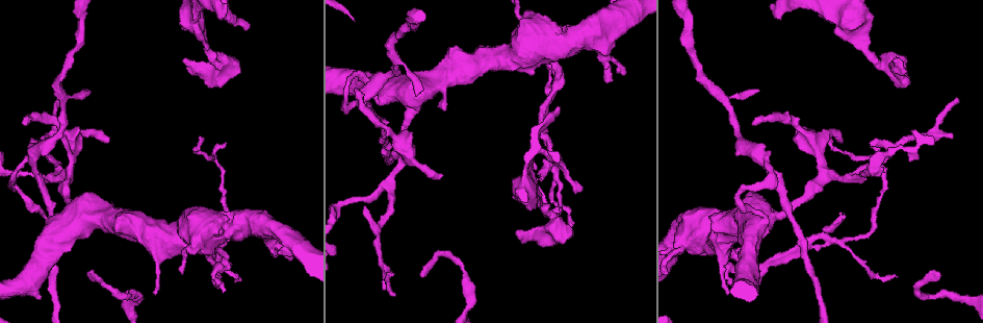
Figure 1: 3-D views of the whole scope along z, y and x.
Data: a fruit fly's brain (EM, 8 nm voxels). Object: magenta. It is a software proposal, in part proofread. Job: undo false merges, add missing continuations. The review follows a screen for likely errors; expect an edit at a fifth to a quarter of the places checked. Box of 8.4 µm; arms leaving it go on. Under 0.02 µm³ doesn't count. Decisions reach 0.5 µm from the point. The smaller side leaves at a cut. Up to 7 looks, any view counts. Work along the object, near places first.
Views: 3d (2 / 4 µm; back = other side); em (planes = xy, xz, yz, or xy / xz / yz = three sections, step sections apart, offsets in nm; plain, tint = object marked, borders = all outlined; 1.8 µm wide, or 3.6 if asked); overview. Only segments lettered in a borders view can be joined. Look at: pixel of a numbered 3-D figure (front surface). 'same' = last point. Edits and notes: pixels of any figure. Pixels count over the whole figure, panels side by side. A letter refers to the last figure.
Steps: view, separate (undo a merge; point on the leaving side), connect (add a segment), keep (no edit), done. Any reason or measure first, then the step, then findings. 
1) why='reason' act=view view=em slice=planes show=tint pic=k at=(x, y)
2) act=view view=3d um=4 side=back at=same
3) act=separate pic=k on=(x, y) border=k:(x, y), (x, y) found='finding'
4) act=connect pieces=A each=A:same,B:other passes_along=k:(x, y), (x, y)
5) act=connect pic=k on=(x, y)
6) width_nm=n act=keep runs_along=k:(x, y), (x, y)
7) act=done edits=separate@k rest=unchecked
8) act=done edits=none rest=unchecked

act=view view=em slice=planes show=borders pic=1 at=(421, 277)

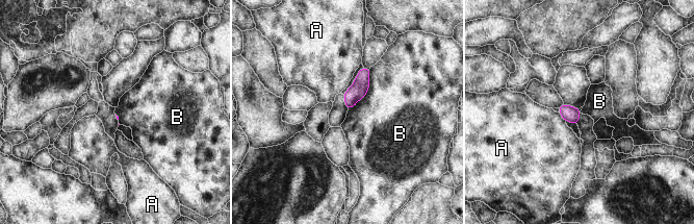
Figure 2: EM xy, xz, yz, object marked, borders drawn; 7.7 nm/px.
act=keep each=A:other,B:other found='no lettered segment goes on from it'

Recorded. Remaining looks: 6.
why='abrupt turn' act=view view=3d um=2 pic=1 at=(885, 171)

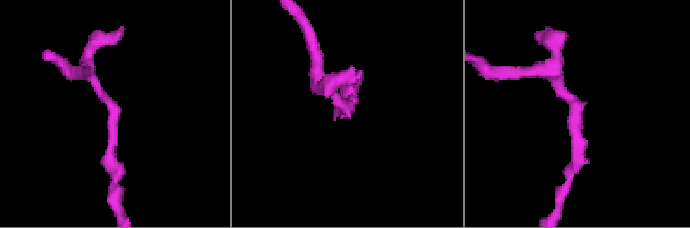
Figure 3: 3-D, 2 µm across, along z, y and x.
why='now the EM' act=view view=em slice=planes show=plain pic=3 at=(346, 110)

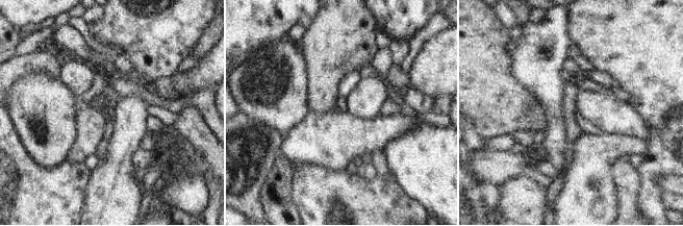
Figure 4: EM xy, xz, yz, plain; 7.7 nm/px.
why='what lies round it' act=view view=em slice=planes show=borders at=same

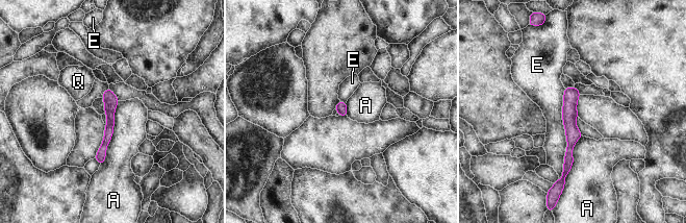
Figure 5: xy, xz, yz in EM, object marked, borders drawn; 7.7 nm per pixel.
width_nm=90 act=keep each=A:other,E:other,Q:other border=5:(119, 101), (113, 133), (100, 165) found='continuous, no second neuron'

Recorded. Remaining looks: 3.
why='tapers out' act=view view=3d um=2 pic=1 at=(247, 29)

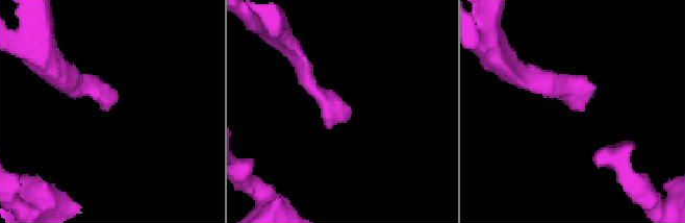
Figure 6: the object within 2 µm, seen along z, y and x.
why='need the tissue' act=view view=em slice=planes show=borders pic=6 at=(335, 113)

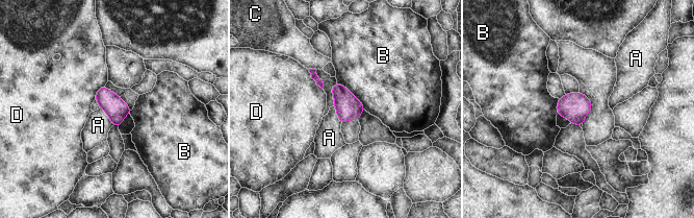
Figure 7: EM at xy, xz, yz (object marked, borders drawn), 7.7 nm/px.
width_nm=170 act=keep each=A:other,B:other,C:other,D:other border=7:(100, 107), (112, 125) found='none of them fits'

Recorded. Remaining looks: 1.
act=done edits=none rest=unchecked

